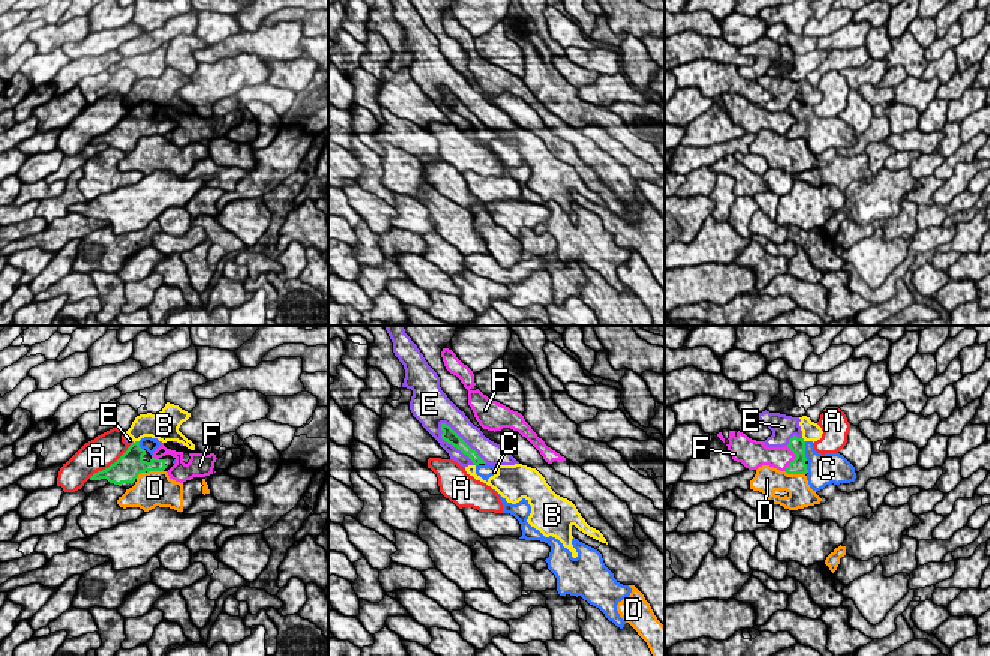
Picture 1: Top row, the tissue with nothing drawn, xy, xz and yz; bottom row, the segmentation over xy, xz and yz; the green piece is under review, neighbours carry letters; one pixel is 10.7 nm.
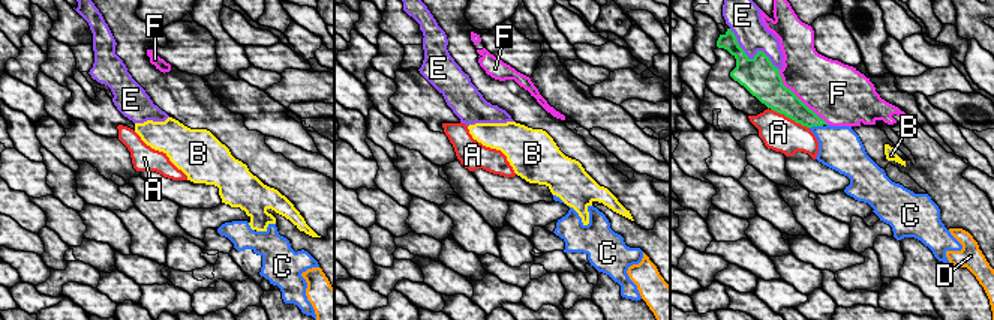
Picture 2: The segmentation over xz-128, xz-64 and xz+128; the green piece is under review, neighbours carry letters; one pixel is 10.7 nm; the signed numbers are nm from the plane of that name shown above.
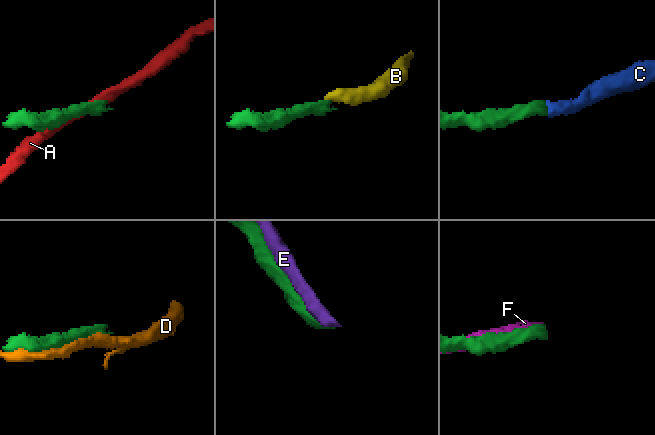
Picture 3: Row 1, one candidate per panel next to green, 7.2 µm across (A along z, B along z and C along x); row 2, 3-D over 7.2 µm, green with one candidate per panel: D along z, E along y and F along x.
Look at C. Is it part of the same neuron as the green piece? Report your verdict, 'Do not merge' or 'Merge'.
Merge

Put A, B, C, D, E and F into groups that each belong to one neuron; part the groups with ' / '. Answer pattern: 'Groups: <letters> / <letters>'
Groups: A / B E / C / D / F

